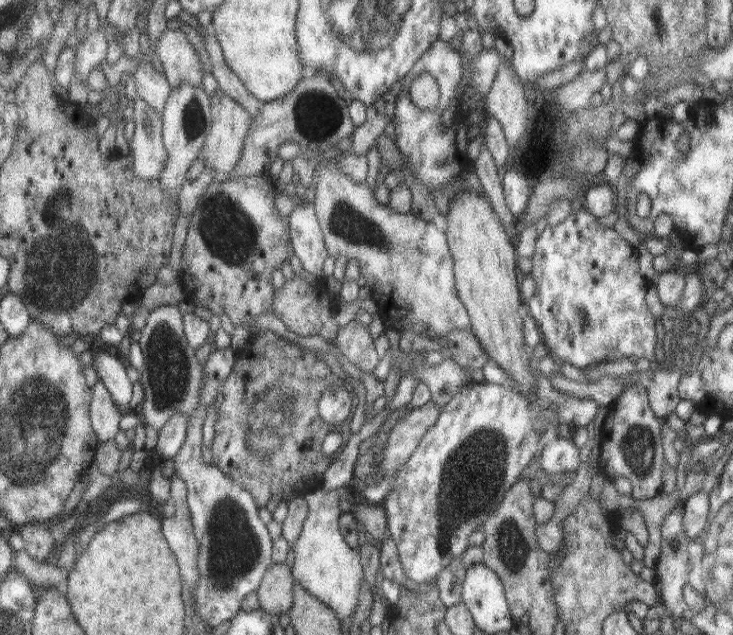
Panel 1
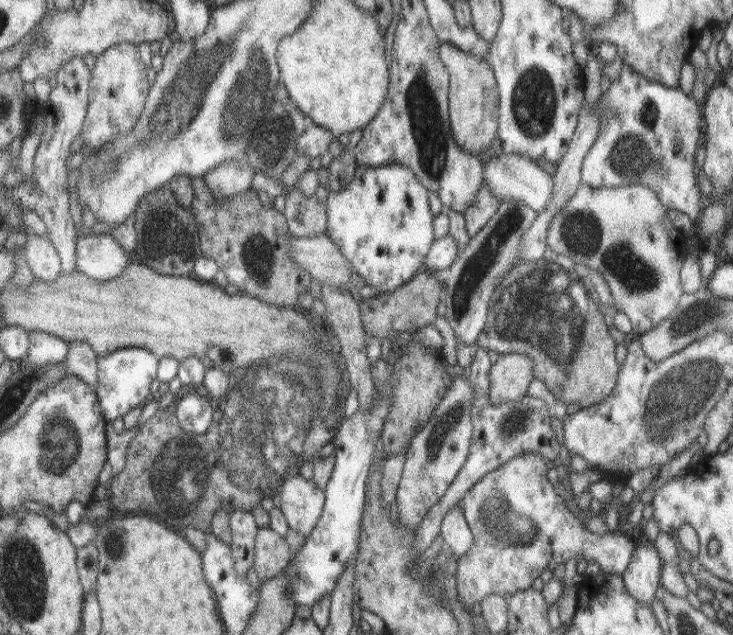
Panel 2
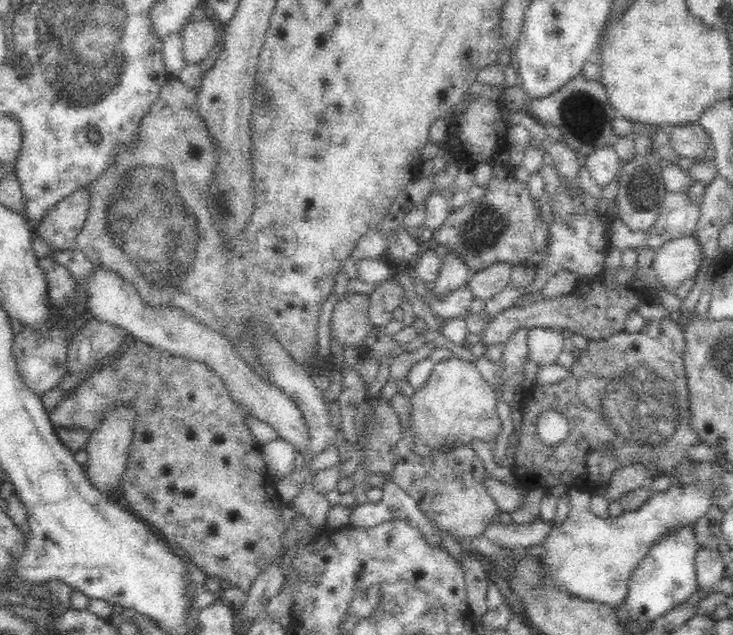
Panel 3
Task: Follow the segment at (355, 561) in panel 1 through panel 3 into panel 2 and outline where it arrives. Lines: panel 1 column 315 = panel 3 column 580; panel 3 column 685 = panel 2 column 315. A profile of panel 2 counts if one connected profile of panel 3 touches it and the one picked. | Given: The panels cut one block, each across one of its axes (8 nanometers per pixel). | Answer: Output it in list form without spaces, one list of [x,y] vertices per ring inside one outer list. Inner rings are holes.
[[[291,476],[283,482],[277,492],[281,496],[281,512],[291,528],[291,532],[307,538],[317,526],[325,510],[325,490],[319,488],[313,480],[301,476]]]

